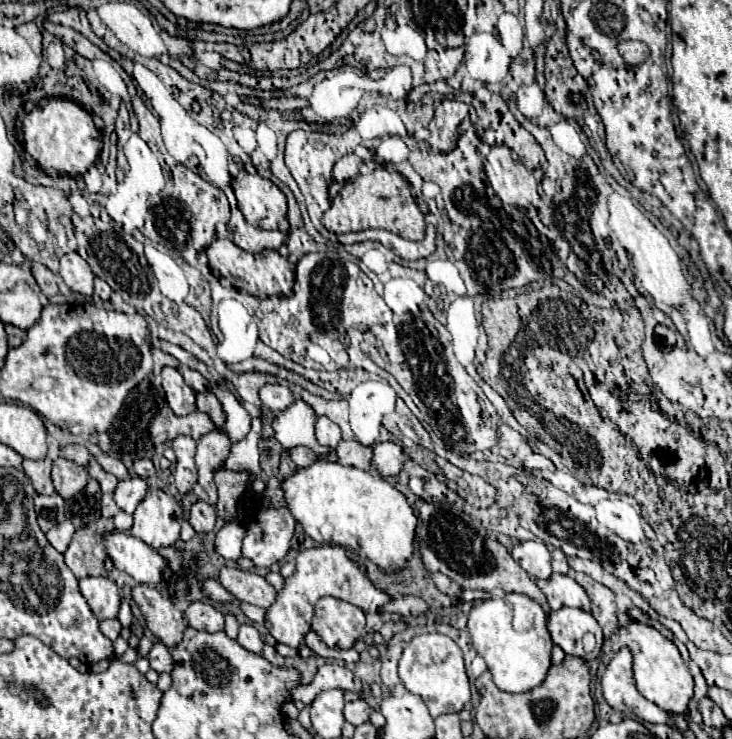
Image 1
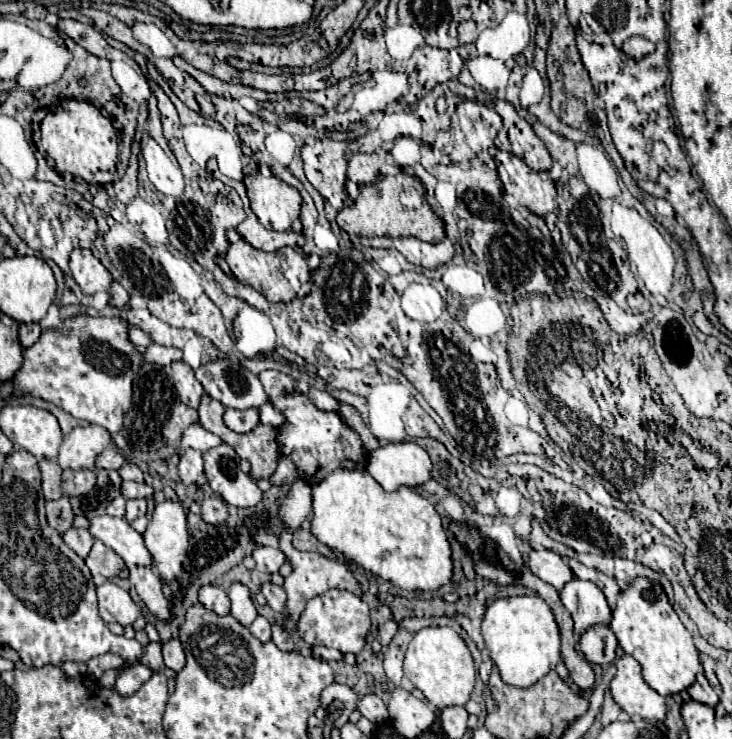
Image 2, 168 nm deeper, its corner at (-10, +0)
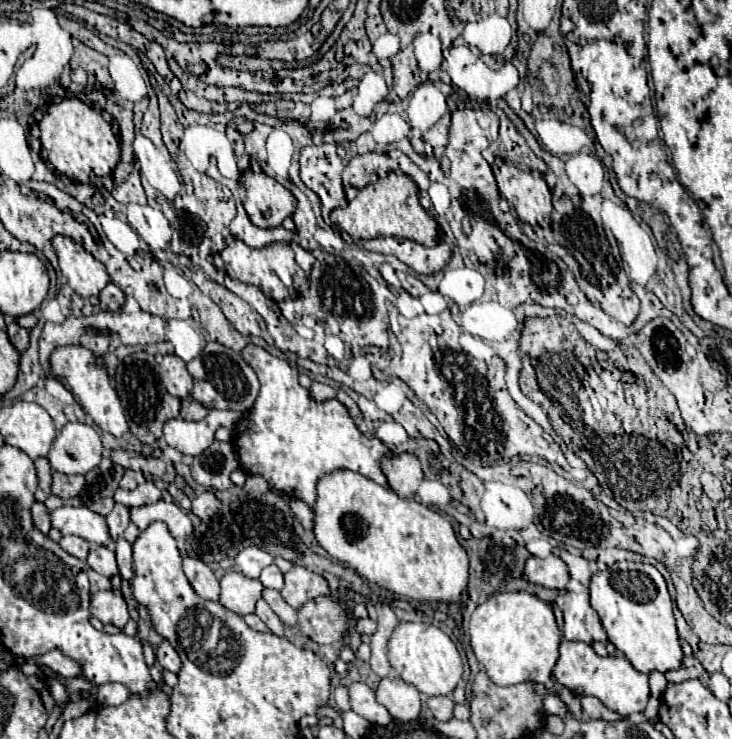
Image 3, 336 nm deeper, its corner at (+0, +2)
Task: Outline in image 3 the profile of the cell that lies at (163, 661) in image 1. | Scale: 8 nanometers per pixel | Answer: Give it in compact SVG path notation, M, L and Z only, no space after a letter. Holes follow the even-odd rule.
M162 641L162 643L160 643L160 647L156 649L156 659L158 659L158 663L160 663L164 669L168 669L168 671L172 671L172 673L178 673L180 667L182 667L182 661L180 661L178 653L174 651L174 647L172 647L168 641Z

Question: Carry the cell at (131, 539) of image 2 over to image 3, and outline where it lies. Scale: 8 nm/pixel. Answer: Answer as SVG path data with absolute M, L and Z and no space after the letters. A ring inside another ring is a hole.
M58 507L50 511L50 523L62 535L78 535L96 545L110 545L106 519L88 507Z

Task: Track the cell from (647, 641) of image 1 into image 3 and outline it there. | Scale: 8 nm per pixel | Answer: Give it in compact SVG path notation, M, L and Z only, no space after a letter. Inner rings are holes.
M618 561L594 573L590 579L590 605L596 609L608 633L608 641L614 643L640 673L666 673L680 667L682 649L672 615L672 599L662 573L654 565Z

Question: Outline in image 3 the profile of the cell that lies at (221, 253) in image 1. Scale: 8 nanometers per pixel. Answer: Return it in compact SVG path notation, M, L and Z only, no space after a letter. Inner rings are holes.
M234 239L230 245L226 245L226 249L220 255L222 255L222 259L226 263L226 271L232 279L260 287L262 293L272 297L274 301L296 297L298 295L296 281L302 284L308 279L308 274L297 265L294 252L287 243L274 242L268 247L254 249L254 247L248 247L244 241Z

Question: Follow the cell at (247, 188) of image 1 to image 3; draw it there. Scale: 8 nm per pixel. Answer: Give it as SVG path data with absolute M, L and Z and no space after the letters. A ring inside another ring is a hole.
M244 173L244 209L256 227L280 227L296 209L294 195L264 173Z

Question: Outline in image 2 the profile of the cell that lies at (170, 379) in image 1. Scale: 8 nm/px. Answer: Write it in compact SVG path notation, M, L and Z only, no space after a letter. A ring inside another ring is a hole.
M184 361L172 363L172 373L174 373L174 387L176 387L180 399L182 399L188 407L198 409L204 389L202 389L202 385L196 381L194 371L190 369L190 365L186 365Z

